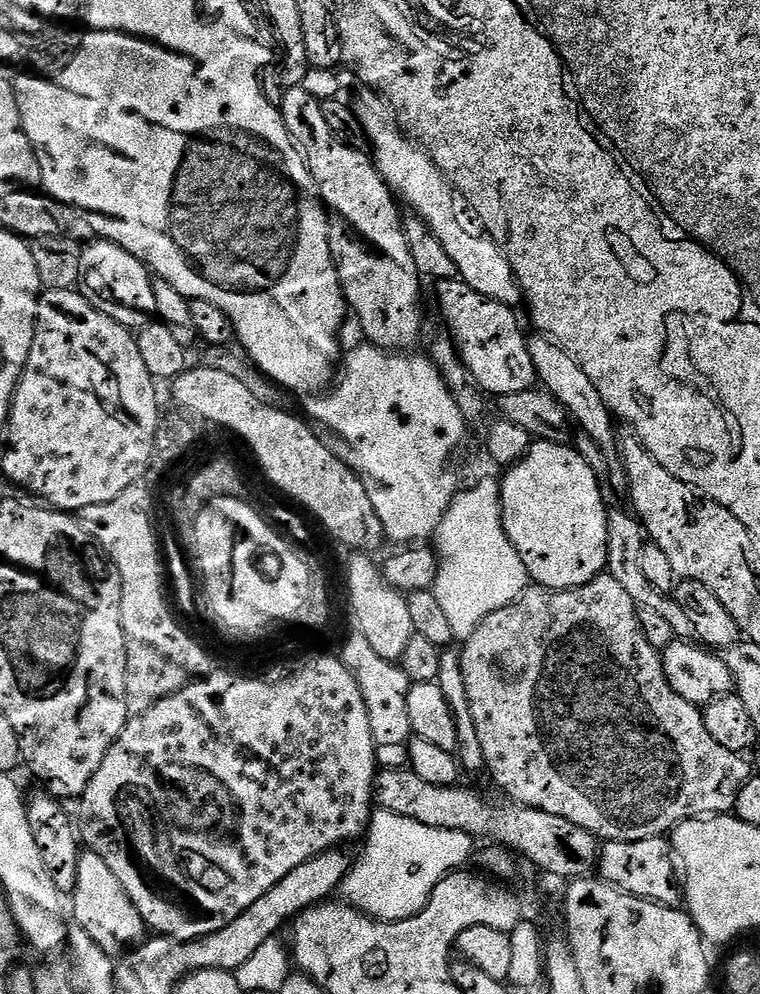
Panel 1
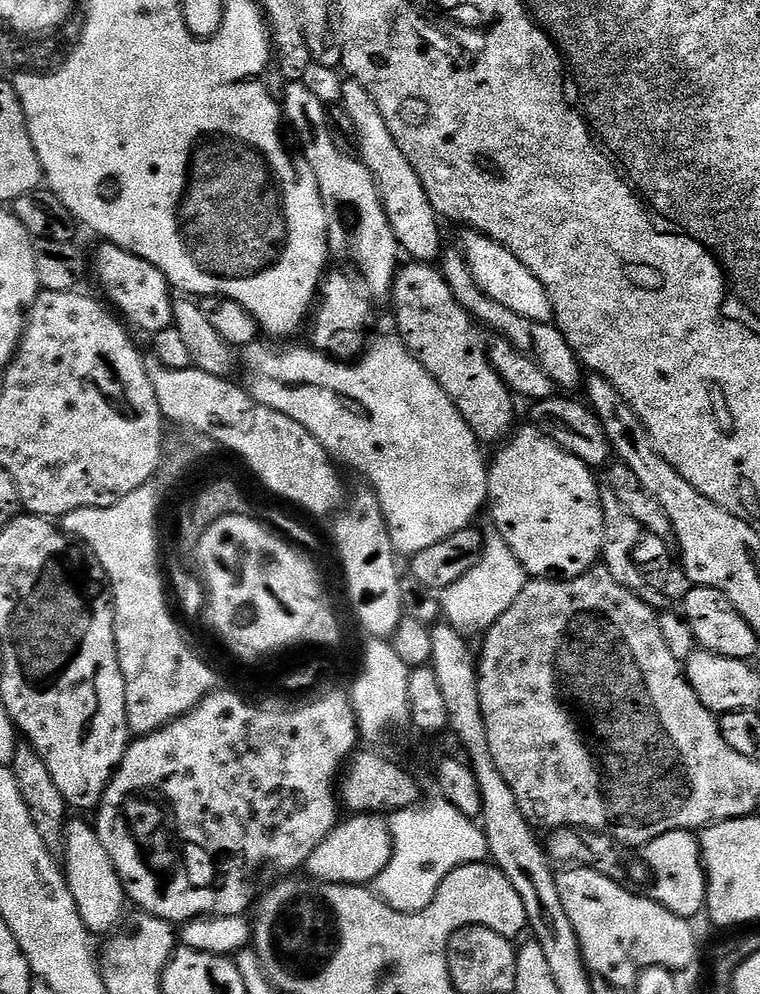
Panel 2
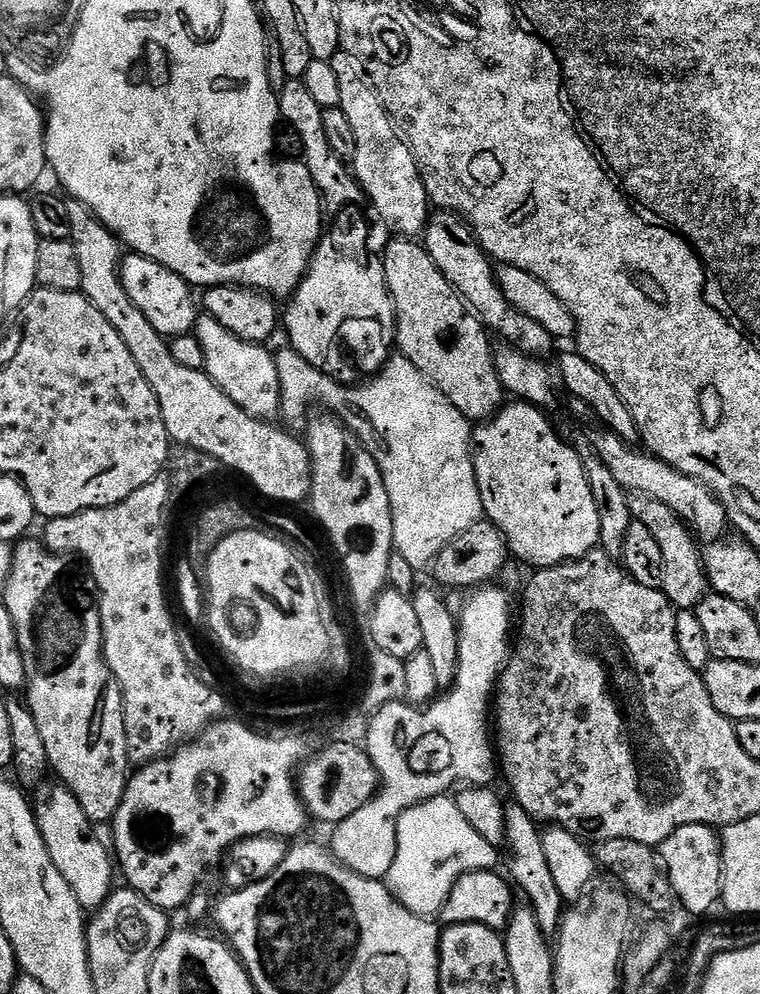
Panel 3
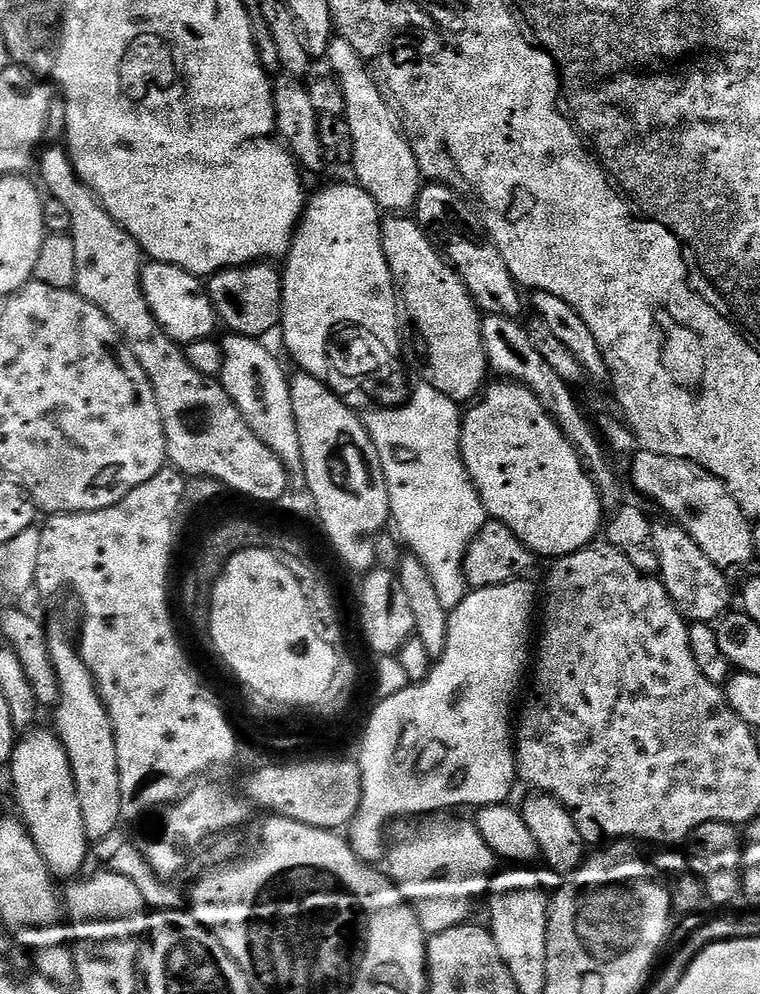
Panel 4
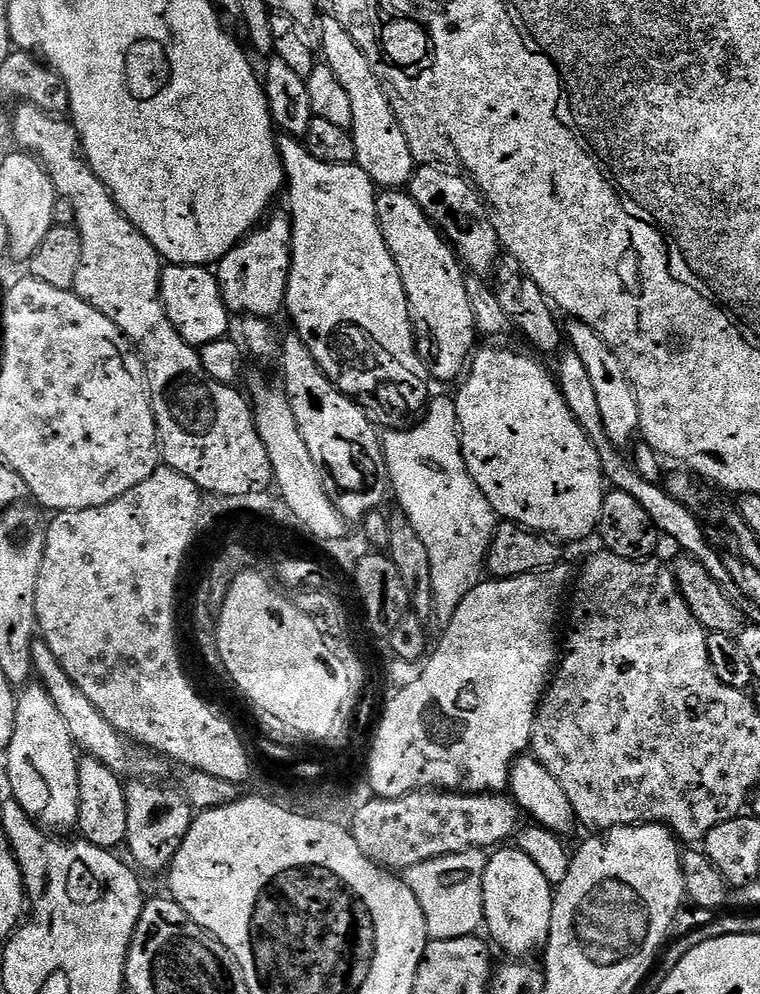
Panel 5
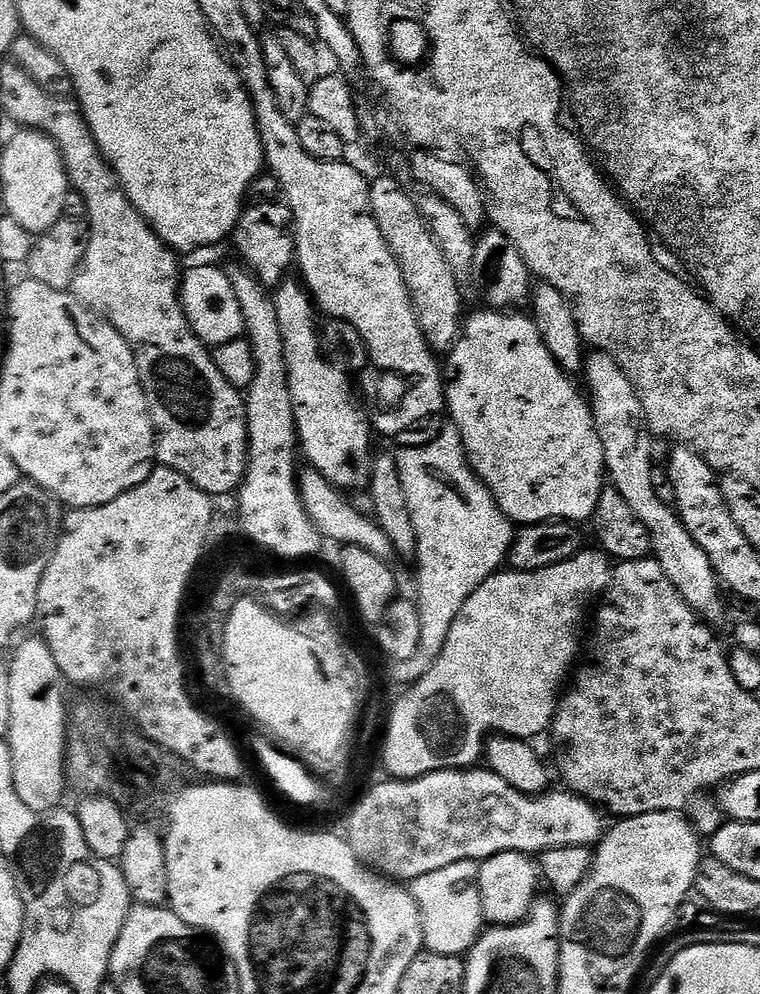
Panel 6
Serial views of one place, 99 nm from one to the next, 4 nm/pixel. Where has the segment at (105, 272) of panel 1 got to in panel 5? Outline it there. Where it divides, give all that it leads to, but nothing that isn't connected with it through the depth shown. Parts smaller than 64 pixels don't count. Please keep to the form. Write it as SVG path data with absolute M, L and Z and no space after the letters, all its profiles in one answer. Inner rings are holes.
M168 264L160 273L160 301L164 303L174 330L196 349L206 342L218 342L229 335L230 313L216 281L216 273L202 264Z

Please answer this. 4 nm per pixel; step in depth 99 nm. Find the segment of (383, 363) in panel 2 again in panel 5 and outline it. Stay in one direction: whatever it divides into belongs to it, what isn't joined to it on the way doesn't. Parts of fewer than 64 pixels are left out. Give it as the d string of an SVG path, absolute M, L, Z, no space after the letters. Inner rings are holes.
M440 396L435 400L436 397L427 405L426 415L419 422L399 430L385 431L382 443L394 500L396 496L400 503L397 504L399 511L405 512L410 518L414 530L418 530L418 538L422 538L422 543L430 553L430 578L434 578L433 613L444 612L443 619L449 621L454 618L462 598L466 598L466 594L470 594L470 590L474 590L485 575L488 547L492 545L492 533L496 530L498 517L492 511L490 502L486 502L482 490L478 490L474 478L470 478L470 470L466 470L460 449L455 399L448 397L447 400Z

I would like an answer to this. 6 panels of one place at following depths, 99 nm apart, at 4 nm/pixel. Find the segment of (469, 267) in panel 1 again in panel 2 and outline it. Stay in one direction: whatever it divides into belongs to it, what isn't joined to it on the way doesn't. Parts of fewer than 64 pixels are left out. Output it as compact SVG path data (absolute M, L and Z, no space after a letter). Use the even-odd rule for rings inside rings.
M464 230L460 236L460 244L459 247L470 266L470 274L478 290L486 294L486 298L494 298L494 302L506 306L506 310L514 310L514 314L522 314L522 318L527 320L543 324L553 323L550 298L542 282L538 282L538 278L534 278L534 274L530 274L530 270L526 270L526 266L522 266L522 262L514 258L514 254L510 254L510 250L506 250L483 232L475 230Z

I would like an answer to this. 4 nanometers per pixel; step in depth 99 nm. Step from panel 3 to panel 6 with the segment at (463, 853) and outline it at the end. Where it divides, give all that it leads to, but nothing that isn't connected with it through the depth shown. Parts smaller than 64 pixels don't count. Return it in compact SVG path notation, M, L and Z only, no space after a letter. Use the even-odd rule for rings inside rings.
M467 860L454 862L454 866L442 866L442 870L422 874L411 881L410 891L422 914L424 947L427 951L463 957L476 943L486 924L482 898L478 890L479 873L480 864L474 860Z

